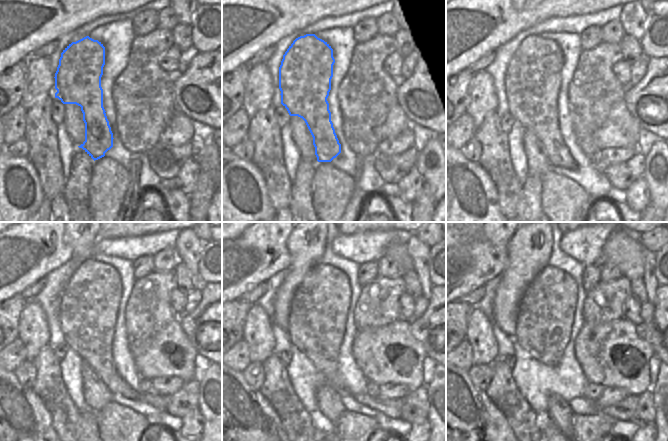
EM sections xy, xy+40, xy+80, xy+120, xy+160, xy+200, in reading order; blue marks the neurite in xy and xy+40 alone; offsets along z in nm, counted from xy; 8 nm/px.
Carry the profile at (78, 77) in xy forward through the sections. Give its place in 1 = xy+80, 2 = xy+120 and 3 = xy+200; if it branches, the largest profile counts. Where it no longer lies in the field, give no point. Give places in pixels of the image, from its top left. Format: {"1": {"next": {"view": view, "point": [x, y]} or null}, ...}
{"1": {"next": {"view": "xy+80", "point": [533, 78]}}, "2": {"next": {"view": "xy+120", "point": [88, 305]}}, "3": {"next": {"view": "xy+200", "point": [547, 308]}}}

